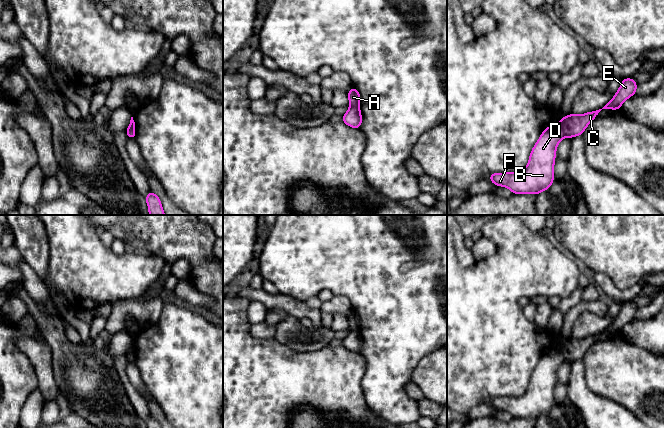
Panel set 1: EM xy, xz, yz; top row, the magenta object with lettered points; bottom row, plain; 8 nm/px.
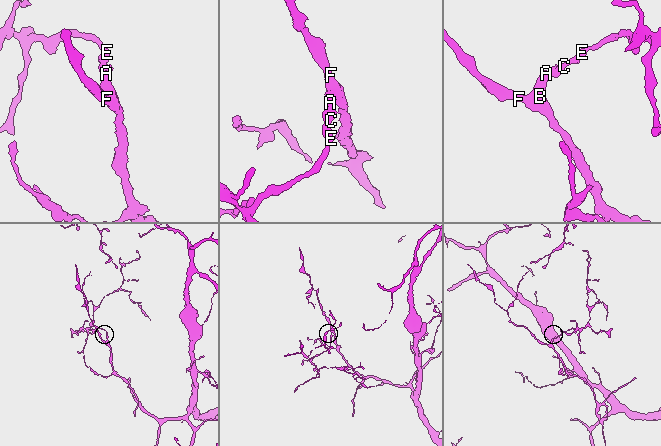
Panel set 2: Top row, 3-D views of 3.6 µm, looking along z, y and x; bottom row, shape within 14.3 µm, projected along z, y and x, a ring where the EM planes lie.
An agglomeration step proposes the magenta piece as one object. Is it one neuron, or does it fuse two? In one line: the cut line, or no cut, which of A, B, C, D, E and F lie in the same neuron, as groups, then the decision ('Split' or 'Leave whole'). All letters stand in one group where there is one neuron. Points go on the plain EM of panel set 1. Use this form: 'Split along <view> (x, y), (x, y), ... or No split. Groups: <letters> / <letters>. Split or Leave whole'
Split along yz (559, 347), (565, 360). Groups: A B D F / C E. Split

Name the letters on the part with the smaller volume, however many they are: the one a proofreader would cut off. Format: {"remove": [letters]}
{"remove": ["C", "E"]}

